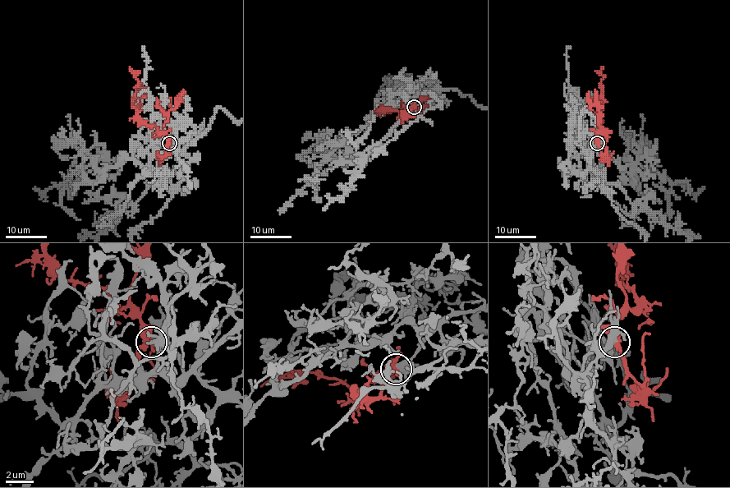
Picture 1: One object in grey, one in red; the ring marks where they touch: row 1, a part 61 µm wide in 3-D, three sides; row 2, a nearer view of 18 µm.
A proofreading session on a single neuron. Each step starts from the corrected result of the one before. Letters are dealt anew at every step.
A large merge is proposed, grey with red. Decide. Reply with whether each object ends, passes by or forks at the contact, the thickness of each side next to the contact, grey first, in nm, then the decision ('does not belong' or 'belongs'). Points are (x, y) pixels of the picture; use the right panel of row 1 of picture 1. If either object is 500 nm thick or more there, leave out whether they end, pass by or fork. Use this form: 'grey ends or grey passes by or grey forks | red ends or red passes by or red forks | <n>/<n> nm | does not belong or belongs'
grey passes by | red passes by | 400/440 nm | belongs

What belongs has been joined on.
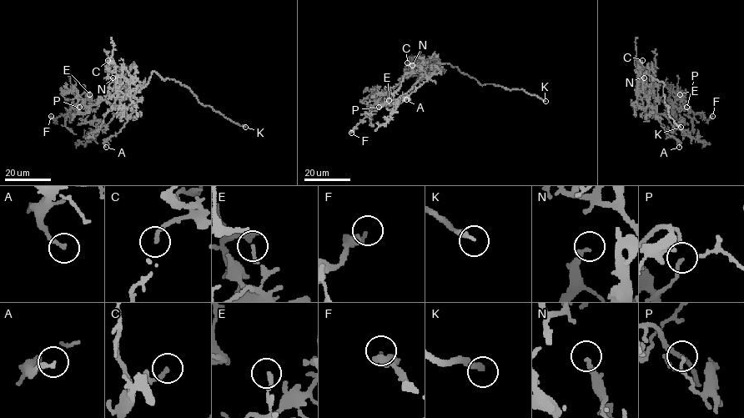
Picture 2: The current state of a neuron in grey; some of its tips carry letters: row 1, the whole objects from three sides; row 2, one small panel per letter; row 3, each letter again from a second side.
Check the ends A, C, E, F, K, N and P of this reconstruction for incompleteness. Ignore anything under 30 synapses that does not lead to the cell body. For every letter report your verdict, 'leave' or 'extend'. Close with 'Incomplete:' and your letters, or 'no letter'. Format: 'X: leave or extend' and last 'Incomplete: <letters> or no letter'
A: leave
C: extend
E: leave
F: leave
K: extend
N: extend
P: leave
Incomplete: C, K, N

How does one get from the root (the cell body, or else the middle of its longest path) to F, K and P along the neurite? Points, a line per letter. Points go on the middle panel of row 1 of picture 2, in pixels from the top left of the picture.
F: (446, 63), (425, 66), (405, 77), (378, 100), (351, 133)
K: (446, 63), (474, 78), (481, 85), (494, 84), (510, 90), (523, 89), (545, 101)
P: (446, 63), (413, 71), (389, 88), (370, 110), (379, 107)

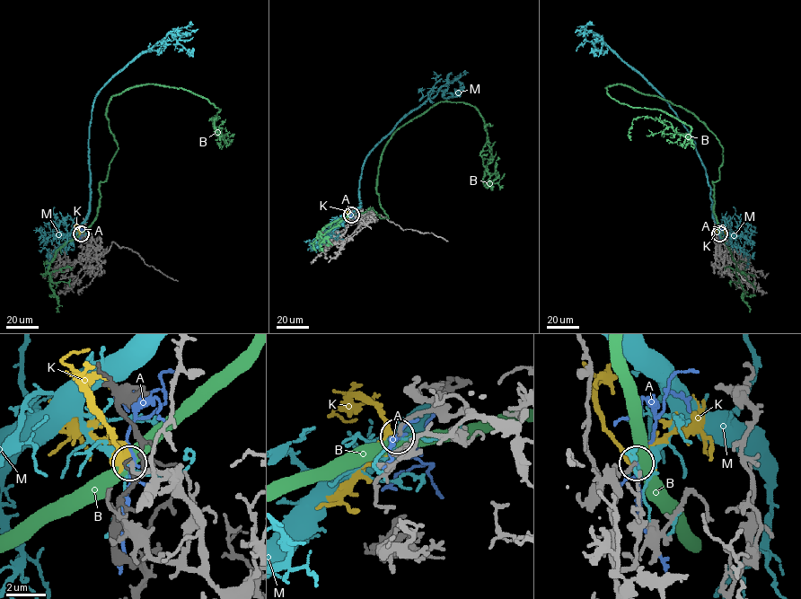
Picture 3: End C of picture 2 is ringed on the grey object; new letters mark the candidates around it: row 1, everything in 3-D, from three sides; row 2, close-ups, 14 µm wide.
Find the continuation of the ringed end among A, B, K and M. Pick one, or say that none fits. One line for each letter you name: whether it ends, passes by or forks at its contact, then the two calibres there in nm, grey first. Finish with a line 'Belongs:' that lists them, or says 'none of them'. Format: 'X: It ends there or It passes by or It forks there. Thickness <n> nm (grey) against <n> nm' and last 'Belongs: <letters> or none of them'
K: It forks there. Thickness 180 nm (grey) against 320 nm
Belongs: K

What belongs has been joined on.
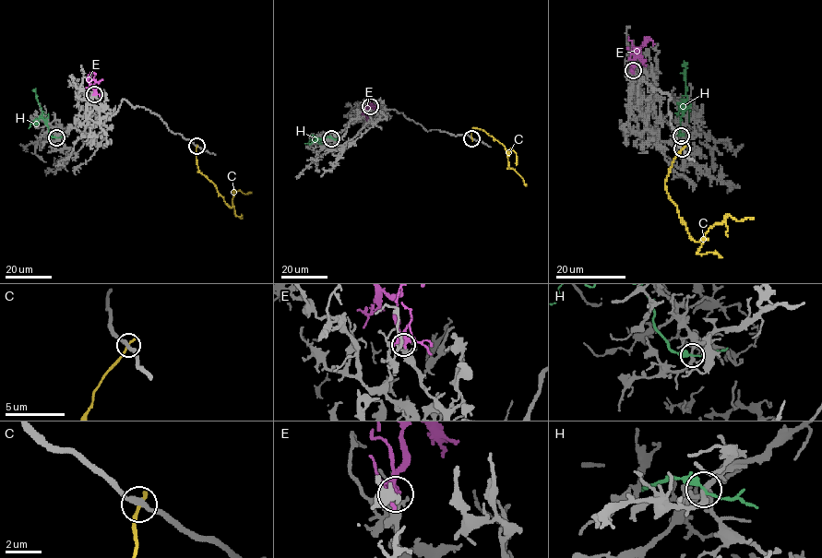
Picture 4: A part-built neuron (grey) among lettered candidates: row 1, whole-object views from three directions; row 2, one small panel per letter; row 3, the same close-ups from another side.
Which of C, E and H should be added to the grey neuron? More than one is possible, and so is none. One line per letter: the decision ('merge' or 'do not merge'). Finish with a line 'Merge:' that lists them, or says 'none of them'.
C: do not merge
E: merge
H: do not merge
Merge: E

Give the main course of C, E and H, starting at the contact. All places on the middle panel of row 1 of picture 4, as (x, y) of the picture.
C: (472, 138), (473, 127), (482, 129), (504, 146), (507, 151), (508, 166), (520, 176), (526, 185)
E: (370, 106), (365, 108), (376, 107), (376, 111)
H: (332, 137), (307, 142)

